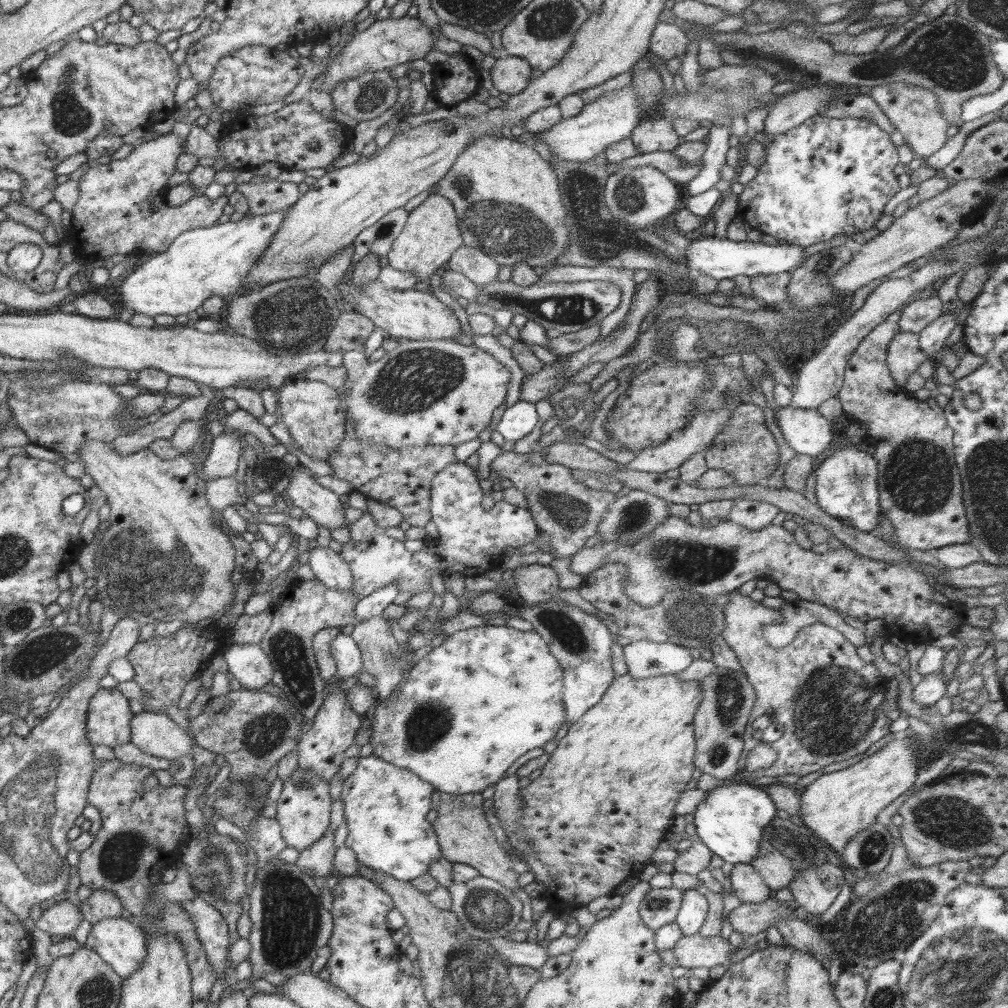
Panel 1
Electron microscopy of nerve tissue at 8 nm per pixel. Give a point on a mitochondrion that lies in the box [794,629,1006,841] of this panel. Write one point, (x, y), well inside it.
(963, 735)

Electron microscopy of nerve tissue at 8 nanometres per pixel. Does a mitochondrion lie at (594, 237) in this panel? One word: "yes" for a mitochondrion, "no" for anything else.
yes

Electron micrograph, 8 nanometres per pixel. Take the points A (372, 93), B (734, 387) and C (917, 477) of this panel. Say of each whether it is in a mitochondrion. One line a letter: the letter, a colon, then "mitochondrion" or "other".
A: mitochondrion
B: mitochondrion
C: mitochondrion

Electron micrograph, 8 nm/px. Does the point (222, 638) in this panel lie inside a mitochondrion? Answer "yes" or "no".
no

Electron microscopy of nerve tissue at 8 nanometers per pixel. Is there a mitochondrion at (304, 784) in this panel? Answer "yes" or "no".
yes

